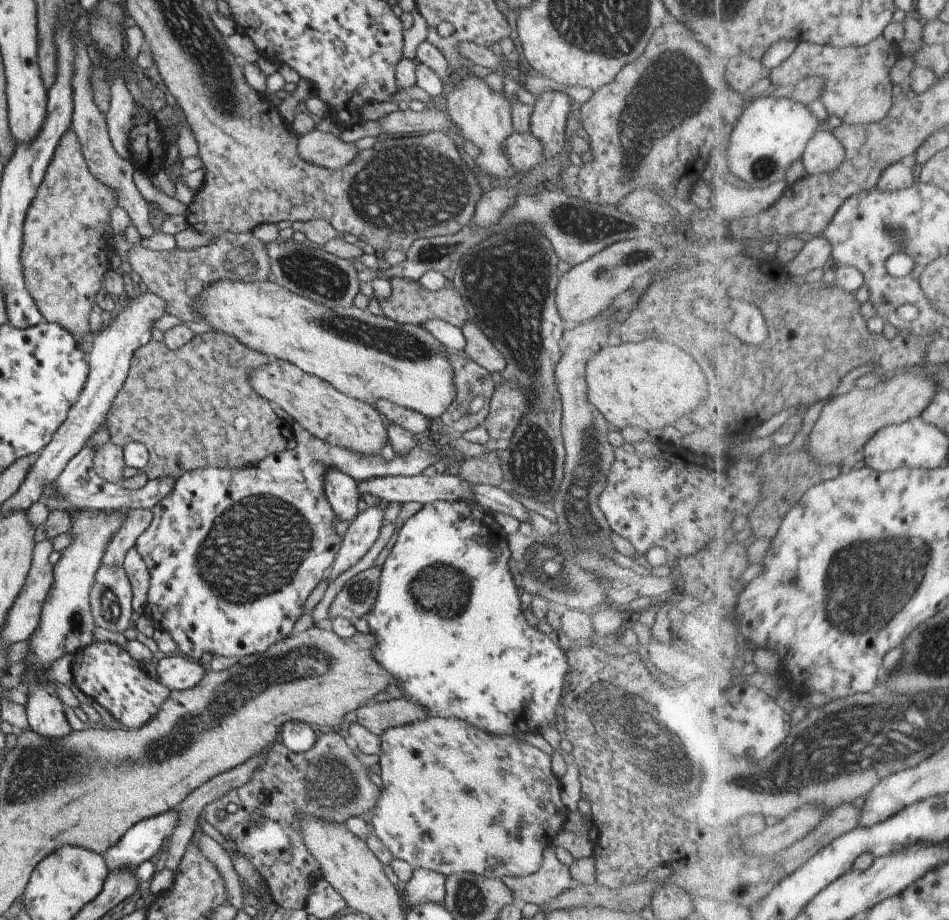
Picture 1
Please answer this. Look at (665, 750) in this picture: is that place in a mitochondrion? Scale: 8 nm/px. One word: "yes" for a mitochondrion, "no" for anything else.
yes

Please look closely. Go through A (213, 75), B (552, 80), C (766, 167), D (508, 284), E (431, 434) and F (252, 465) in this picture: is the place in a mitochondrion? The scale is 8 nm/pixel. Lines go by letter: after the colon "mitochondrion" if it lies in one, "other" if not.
A: mitochondrion
B: other
C: mitochondrion
D: mitochondrion
E: other
F: other

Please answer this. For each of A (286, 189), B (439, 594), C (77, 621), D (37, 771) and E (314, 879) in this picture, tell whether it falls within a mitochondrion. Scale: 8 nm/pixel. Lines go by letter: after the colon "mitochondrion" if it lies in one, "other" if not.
A: other
B: mitochondrion
C: mitochondrion
D: mitochondrion
E: other

